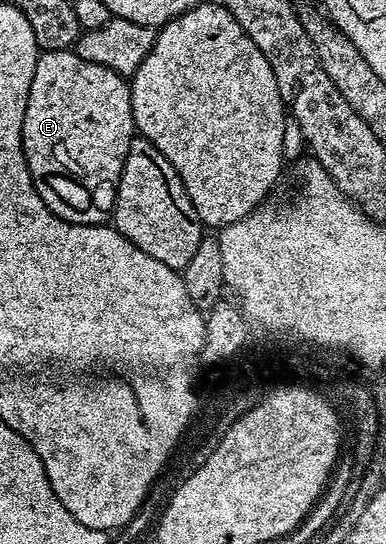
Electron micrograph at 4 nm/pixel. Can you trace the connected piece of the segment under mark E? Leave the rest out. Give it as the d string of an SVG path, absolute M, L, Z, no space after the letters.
M69 49L39 52L36 75L32 75L32 87L28 91L24 111L22 146L32 183L40 199L44 199L57 217L73 225L100 225L111 220L122 161L128 155L128 147L135 136L127 78L108 67L100 67L100 63L80 59L80 55Z

